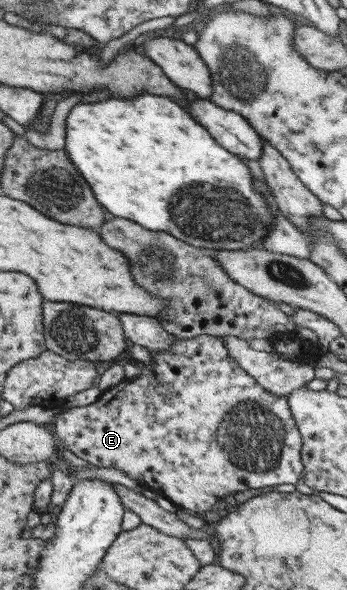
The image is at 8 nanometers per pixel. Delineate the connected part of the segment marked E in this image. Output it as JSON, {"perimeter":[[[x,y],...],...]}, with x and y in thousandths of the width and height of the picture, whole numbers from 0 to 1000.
{"perimeter":[[[499,569],[499,585],[481,598],[438,598],[441,612],[432,617],[403,615],[406,632],[386,641],[354,642],[346,653],[311,658],[291,666],[285,676],[254,688],[205,692],[170,698],[156,712],[159,739],[173,756],[190,758],[222,775],[251,781],[280,795],[297,798],[311,793],[346,795],[389,812],[409,829],[427,829],[467,839],[501,854],[545,868],[573,869],[605,866],[640,842],[657,844],[680,834],[715,829],[769,829],[772,825],[833,819],[847,822],[870,808],[865,764],[870,747],[862,729],[839,703],[824,673],[795,671],[764,663],[741,647],[715,637],[654,600],[654,592],[637,573],[620,569],[562,569],[550,575],[524,575]]]}

